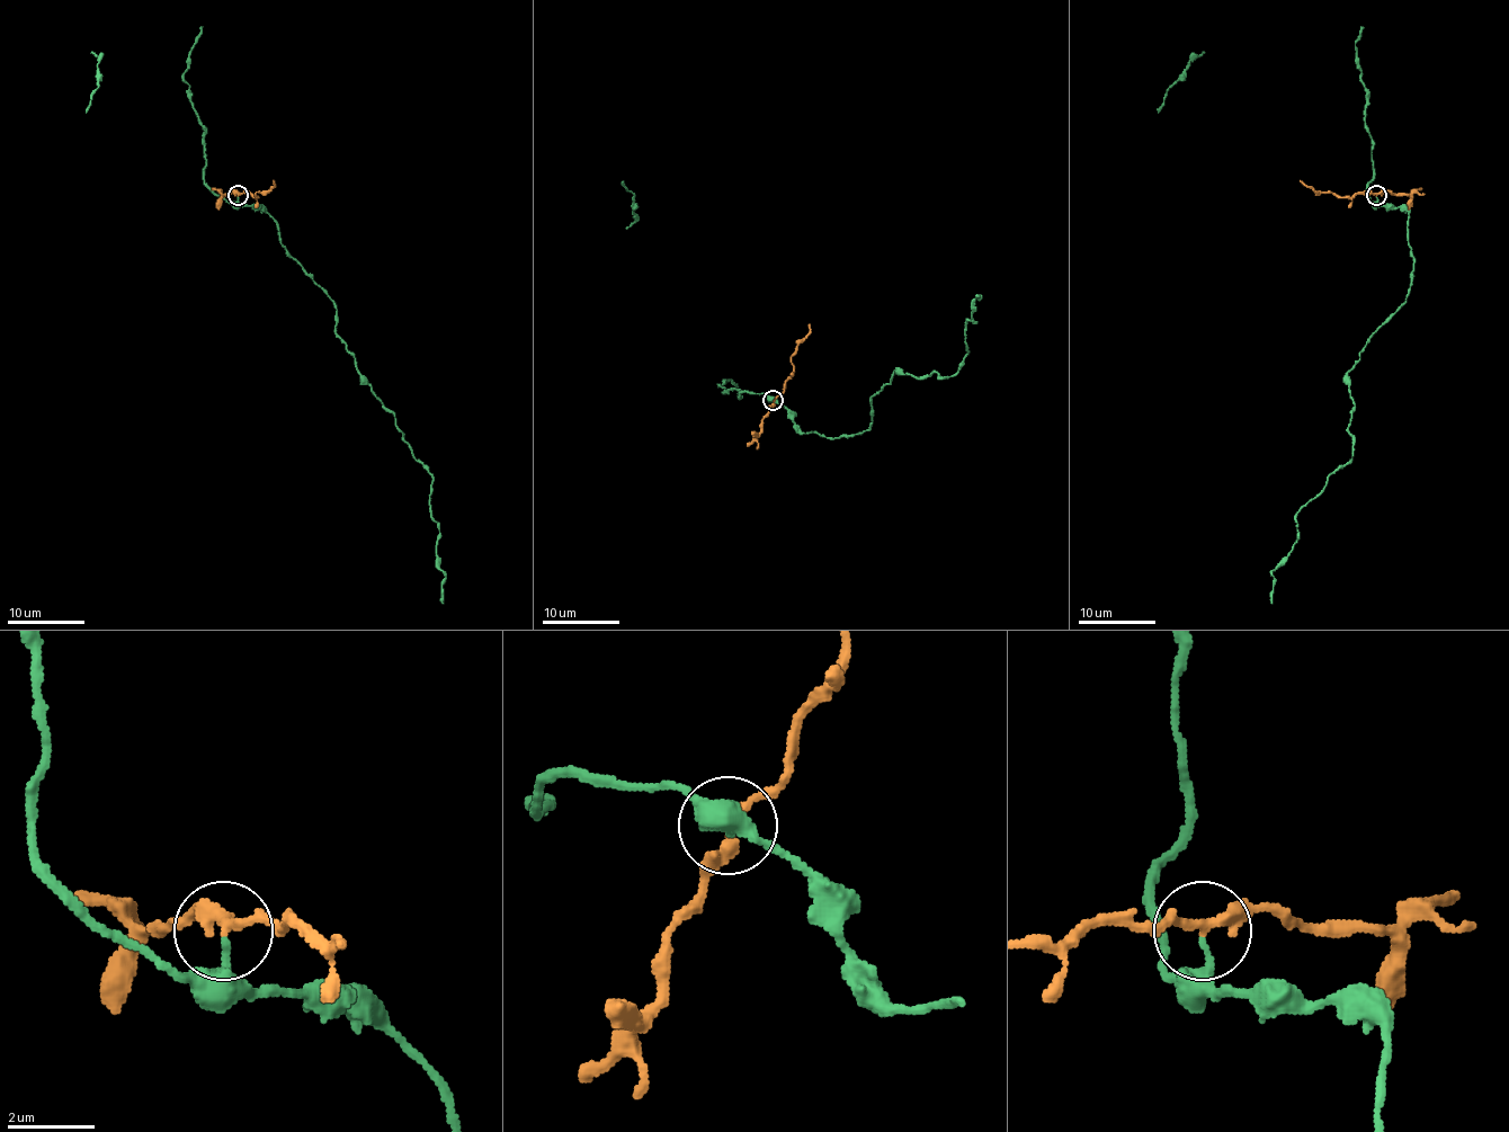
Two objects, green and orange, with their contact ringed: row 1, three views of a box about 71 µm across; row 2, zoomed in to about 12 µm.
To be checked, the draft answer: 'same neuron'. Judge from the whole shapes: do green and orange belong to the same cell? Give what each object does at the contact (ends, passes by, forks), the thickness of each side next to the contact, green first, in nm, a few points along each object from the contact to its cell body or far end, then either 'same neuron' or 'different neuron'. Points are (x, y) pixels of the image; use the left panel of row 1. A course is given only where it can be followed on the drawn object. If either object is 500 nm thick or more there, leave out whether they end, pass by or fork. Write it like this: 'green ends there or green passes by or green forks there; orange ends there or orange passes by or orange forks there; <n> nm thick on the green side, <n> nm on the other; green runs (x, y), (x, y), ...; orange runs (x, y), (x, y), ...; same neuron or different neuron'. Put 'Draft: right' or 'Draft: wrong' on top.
Draft: wrong
green ends there; orange passes by; 150 nm thick on the green side, 240 nm on the other; green runs (237, 196), (268, 213), (279, 242), (330, 299), (336, 333), (432, 477), (444, 604); orange runs (237, 194), (258, 196), (274, 186), (274, 180); different neuron

